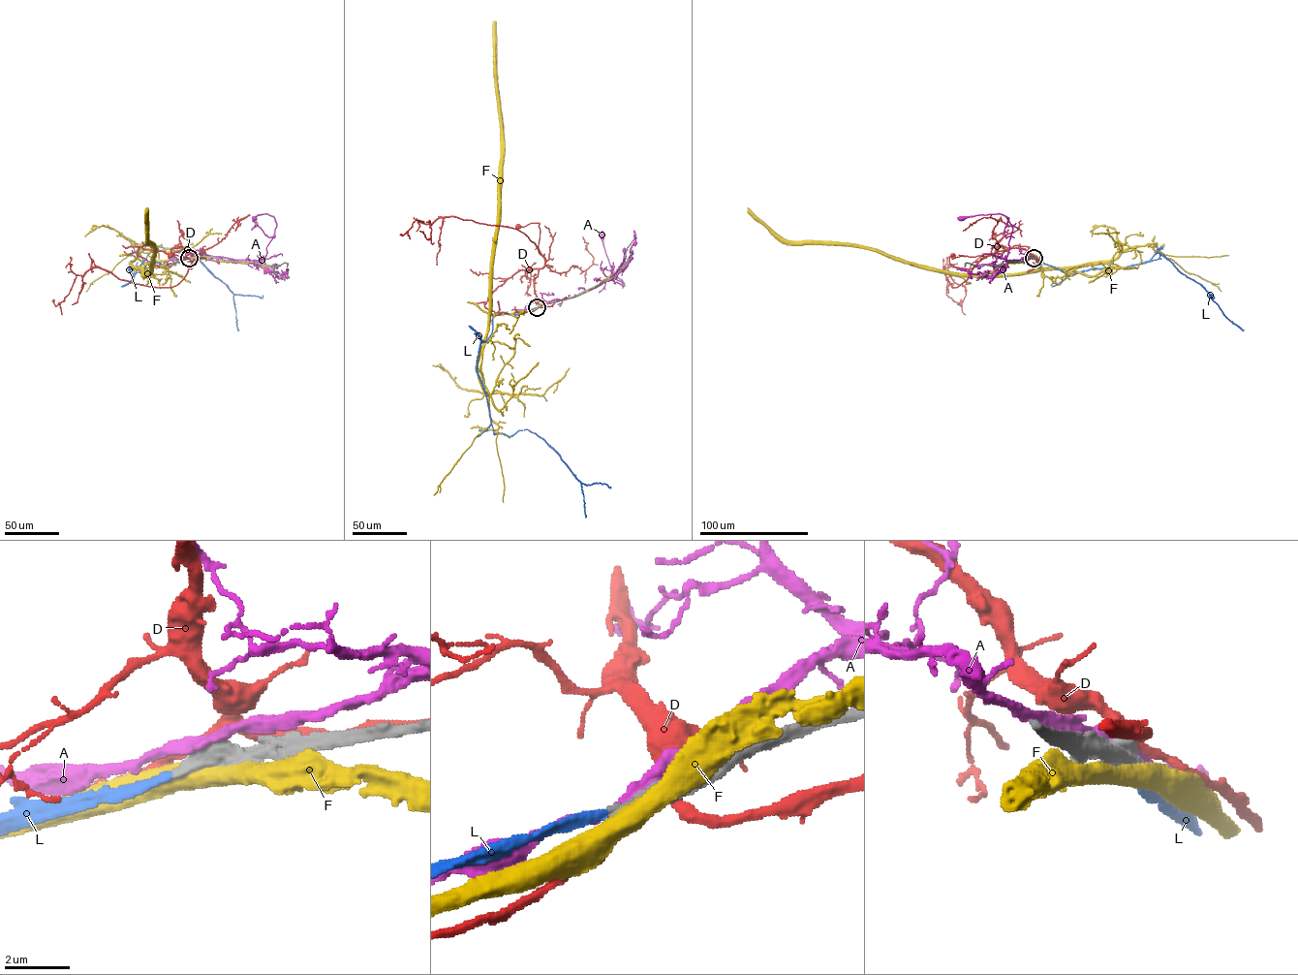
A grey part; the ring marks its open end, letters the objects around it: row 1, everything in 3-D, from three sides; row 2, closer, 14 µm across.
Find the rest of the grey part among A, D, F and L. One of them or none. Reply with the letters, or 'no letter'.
L

